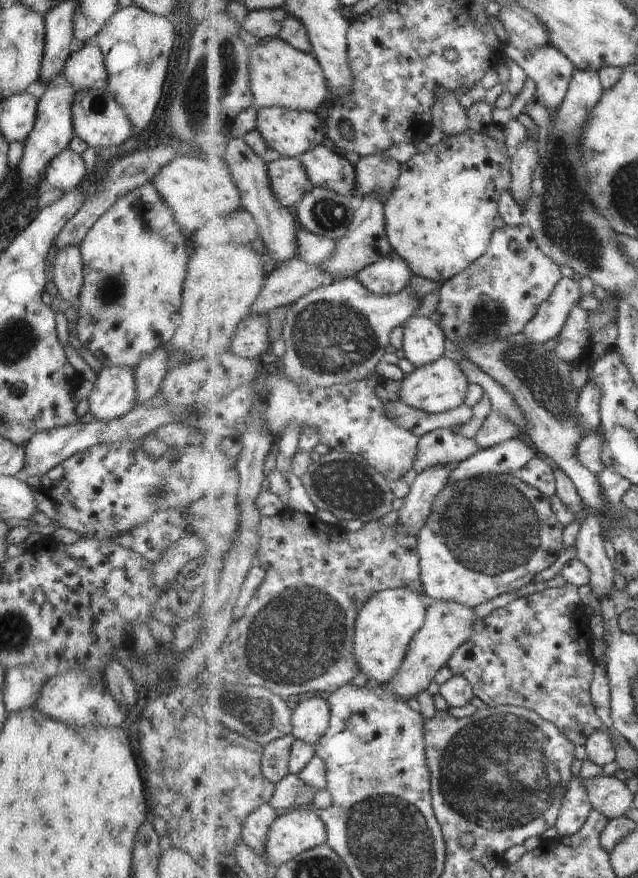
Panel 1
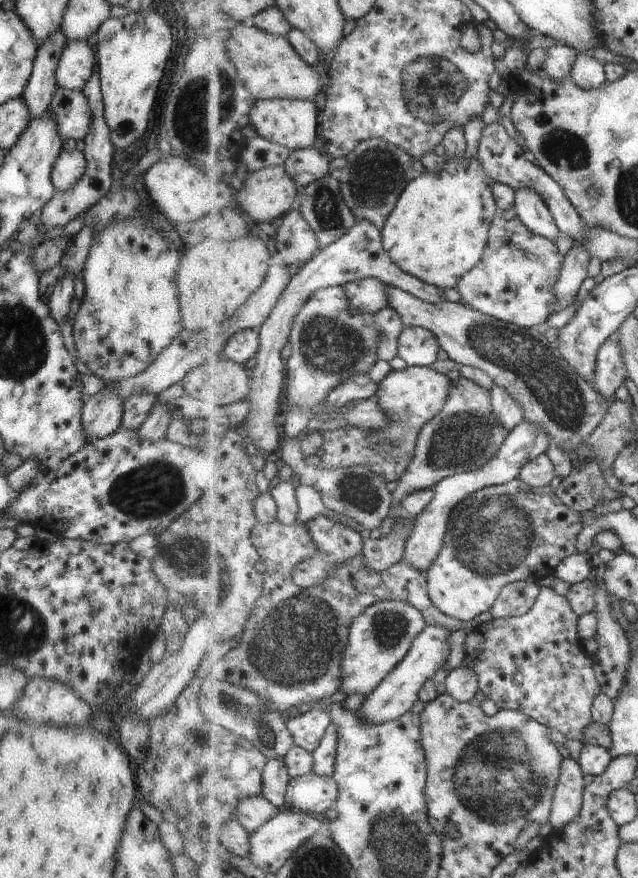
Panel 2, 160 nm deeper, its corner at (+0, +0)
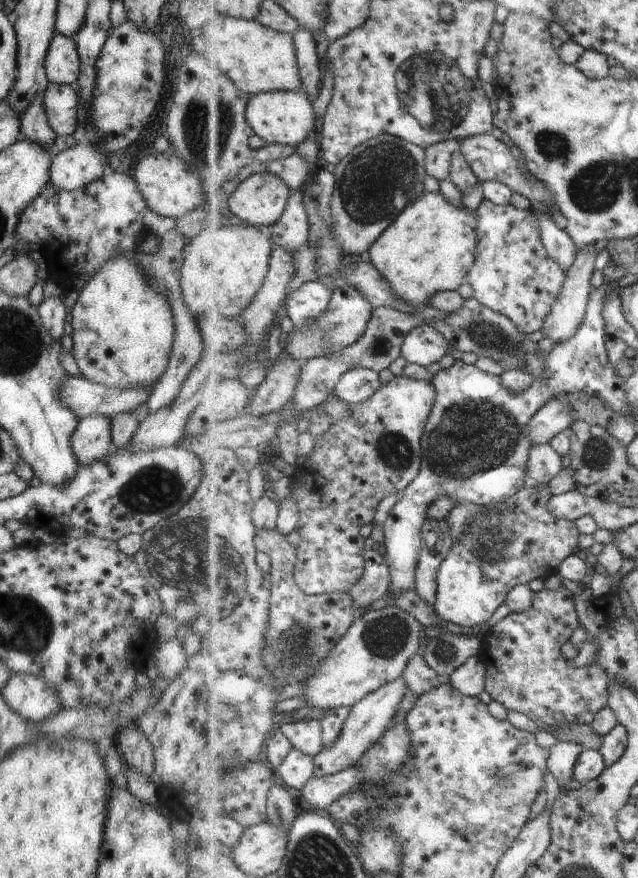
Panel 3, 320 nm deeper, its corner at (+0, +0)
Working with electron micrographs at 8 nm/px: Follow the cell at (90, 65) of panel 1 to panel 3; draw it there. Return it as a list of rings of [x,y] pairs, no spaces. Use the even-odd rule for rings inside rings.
[[[55,33],[44,60],[44,70],[48,82],[57,85],[70,85],[79,76],[79,54],[70,36]]]

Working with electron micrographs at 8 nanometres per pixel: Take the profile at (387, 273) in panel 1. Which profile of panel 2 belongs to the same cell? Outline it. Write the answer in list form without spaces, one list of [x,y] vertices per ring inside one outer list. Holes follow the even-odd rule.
[[[365,278],[347,284],[347,298],[354,313],[371,312],[377,314],[389,308],[389,284],[379,278]]]

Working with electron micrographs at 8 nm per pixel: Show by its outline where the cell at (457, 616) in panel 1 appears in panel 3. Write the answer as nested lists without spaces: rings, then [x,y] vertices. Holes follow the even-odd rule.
[[[402,677],[393,680],[390,684],[379,688],[375,693],[370,693],[363,701],[352,707],[350,716],[343,728],[343,732],[339,734],[339,740],[335,742],[335,746],[323,750],[315,760],[315,775],[317,778],[325,778],[337,772],[344,772],[352,768],[361,760],[361,756],[375,746],[375,742],[386,734],[393,716],[397,711],[401,710],[401,702],[405,696],[405,680]]]

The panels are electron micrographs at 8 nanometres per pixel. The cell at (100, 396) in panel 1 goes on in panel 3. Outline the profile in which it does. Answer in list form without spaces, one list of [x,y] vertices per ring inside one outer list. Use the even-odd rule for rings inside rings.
[[[89,414],[78,420],[70,435],[70,450],[78,464],[89,464],[103,456],[111,445],[111,419],[101,414]]]

